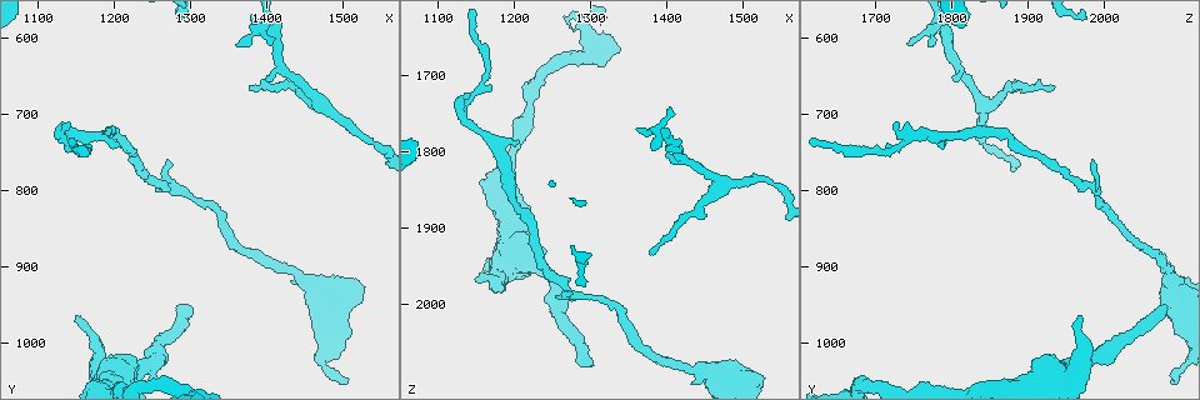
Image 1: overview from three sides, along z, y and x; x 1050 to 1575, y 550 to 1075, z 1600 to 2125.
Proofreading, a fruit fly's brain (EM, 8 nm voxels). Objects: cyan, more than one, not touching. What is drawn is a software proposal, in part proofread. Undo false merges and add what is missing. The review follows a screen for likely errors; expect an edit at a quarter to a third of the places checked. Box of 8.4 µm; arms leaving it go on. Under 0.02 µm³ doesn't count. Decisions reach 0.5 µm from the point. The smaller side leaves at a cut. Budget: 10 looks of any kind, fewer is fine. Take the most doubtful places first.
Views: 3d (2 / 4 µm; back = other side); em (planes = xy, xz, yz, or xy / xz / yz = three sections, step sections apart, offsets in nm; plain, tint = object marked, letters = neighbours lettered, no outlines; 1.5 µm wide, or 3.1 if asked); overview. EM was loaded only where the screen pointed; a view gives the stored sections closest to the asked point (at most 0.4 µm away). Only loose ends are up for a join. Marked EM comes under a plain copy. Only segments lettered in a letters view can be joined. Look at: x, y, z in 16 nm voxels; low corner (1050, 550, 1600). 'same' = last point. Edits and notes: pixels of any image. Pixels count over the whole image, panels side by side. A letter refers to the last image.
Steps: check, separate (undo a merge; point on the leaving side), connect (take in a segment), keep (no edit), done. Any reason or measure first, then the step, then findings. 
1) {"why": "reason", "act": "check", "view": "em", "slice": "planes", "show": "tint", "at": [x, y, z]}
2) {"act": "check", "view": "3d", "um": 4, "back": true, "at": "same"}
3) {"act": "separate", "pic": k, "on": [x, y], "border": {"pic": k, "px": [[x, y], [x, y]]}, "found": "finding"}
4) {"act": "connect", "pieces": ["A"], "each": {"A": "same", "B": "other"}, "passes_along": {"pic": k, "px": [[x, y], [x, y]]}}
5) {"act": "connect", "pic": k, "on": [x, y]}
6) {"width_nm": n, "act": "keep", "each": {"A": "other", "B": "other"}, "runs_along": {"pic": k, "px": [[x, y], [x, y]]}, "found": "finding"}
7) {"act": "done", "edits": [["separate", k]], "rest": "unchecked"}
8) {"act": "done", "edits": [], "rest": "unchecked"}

{"why": "free end", "act": "check", "view": "em", "slice": "yz", "step": 8, "show": "tint", "at": [1285, 950, 2080]}

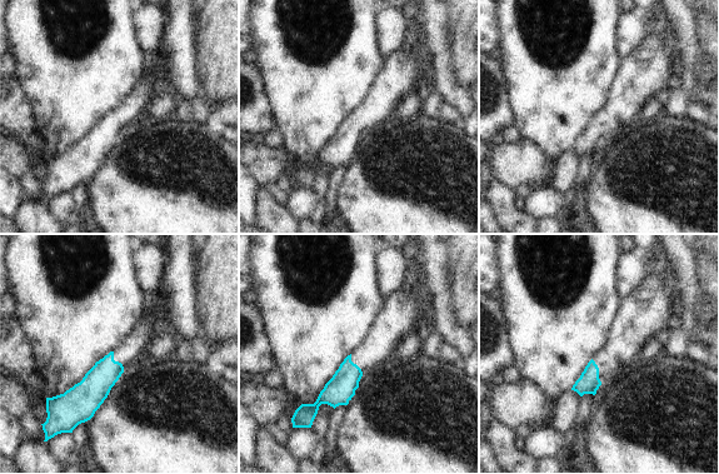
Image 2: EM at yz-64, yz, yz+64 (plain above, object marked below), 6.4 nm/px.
{"why": "another direction", "act": "check", "view": "em", "slice": "planes", "show": "letters", "at": "same"}

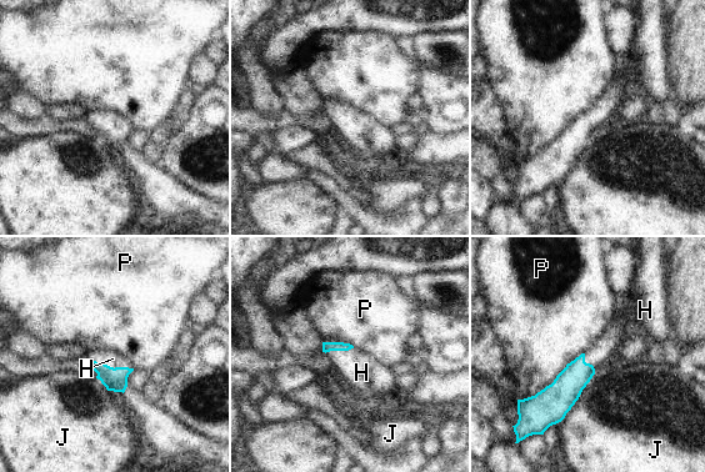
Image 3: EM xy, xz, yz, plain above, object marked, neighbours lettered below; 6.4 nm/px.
{"act": "connect", "pieces": ["H"], "each": {"H": "same", "J": "other", "P": "other"}, "found": "the neuron continues"}

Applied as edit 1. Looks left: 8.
{"why": "branch stops here", "act": "check", "view": "em", "slice": "planes", "show": "letters", "at": [1405, 605, 1740]}

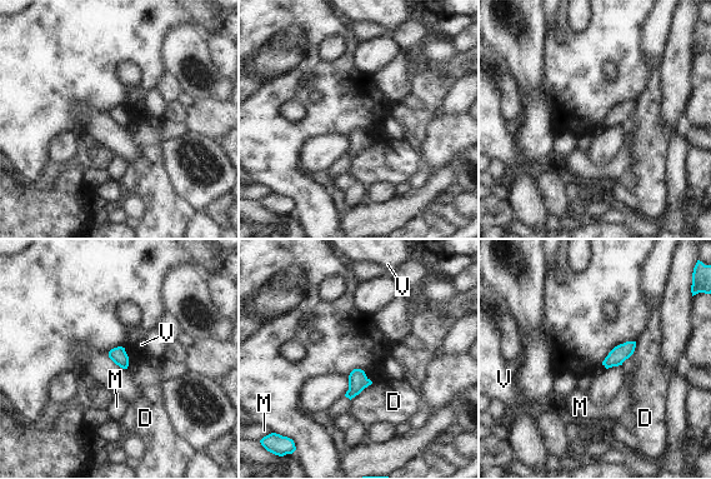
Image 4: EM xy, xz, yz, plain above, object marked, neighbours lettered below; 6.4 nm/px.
{"act": "keep", "each": {"D": "other", "M": "other", "V": "other"}, "border": {"pic": 4, "px": [[636, 342], [635, 350], [621, 365]]}, "found": "no lettered segment goes on from it"}

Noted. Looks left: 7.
{"why": "free end", "act": "check", "view": "3d", "um": 2, "at": [1380, 660, 1935]}

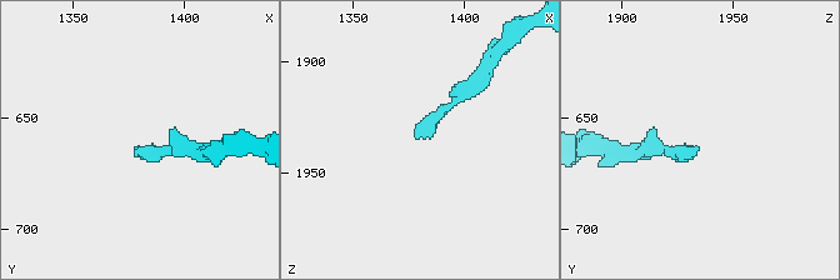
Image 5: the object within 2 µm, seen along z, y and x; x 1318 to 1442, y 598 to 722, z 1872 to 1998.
{"act": "check", "view": "em", "slice": "yz", "step": 8, "show": "letters", "at": [1377, 662, 1934]}

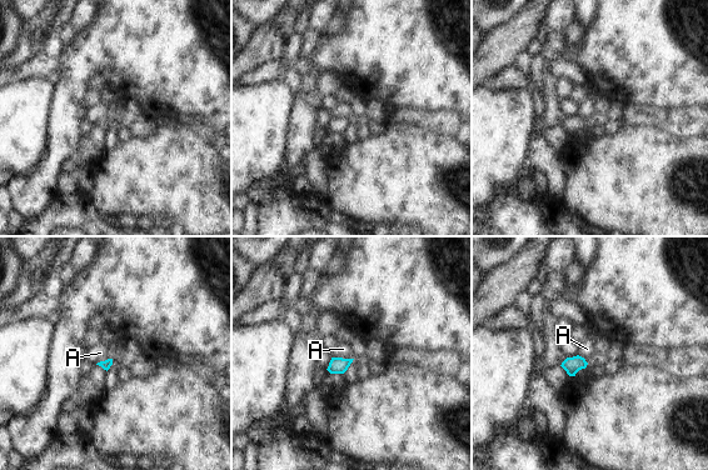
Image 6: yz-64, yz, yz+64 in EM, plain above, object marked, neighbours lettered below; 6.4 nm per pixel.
{"why": "another direction", "act": "check", "view": "em", "slice": "planes", "show": "letters", "at": "same"}

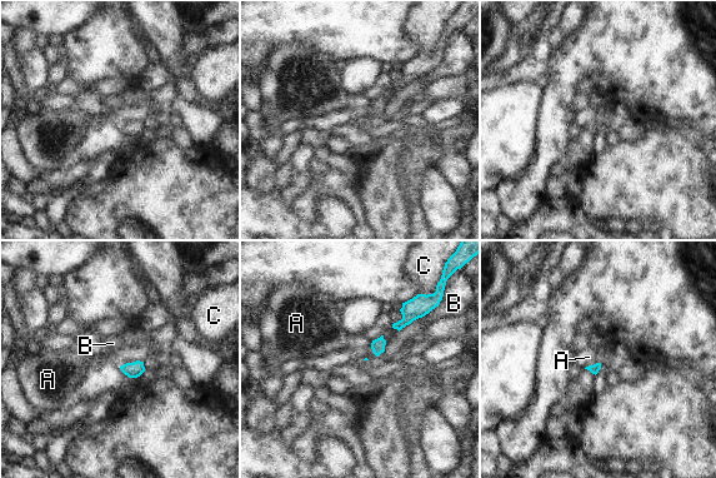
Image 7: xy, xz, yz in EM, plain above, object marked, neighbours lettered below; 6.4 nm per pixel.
{"act": "keep", "each": {"A": "other", "B": "other", "C": "other"}, "border": {"pic": 7, "px": [[143, 361], [124, 363], [120, 367]]}, "found": "none of them fits"}

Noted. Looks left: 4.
{"act": "done", "edits": [["connect", 3]], "rest": "unchecked"}

